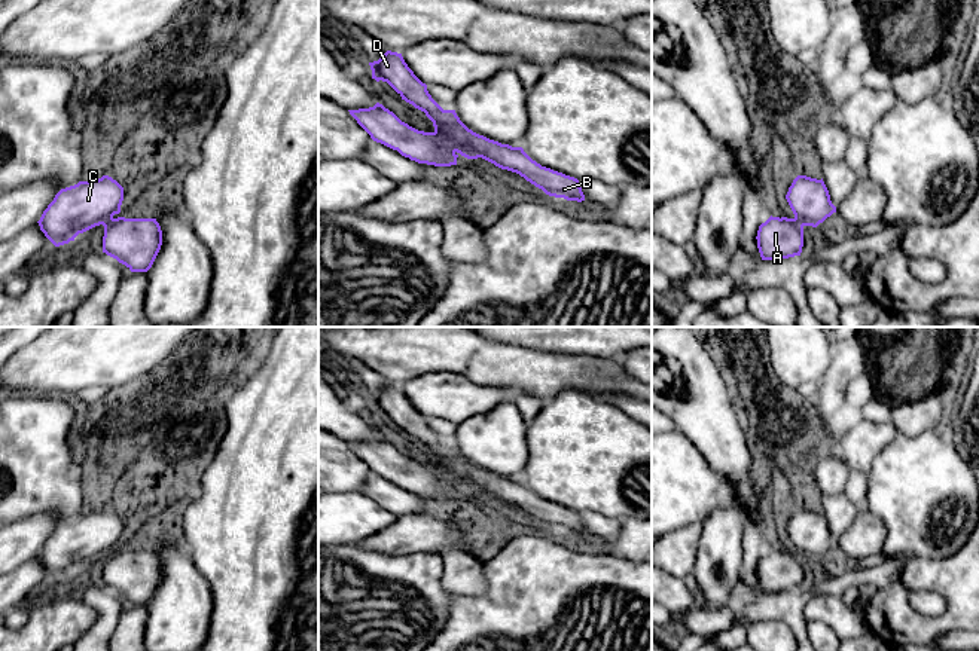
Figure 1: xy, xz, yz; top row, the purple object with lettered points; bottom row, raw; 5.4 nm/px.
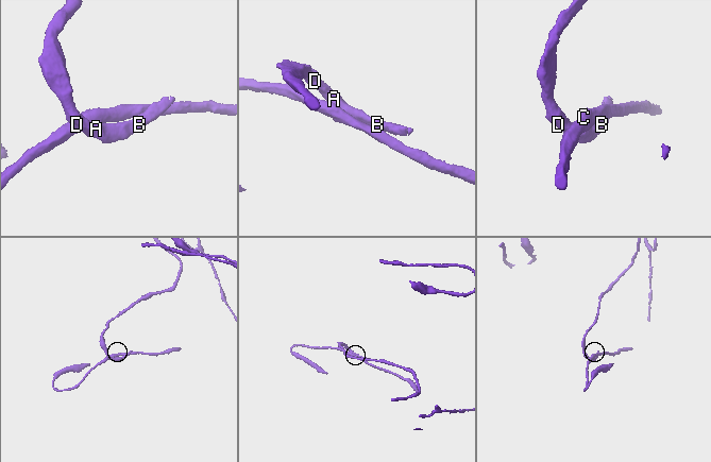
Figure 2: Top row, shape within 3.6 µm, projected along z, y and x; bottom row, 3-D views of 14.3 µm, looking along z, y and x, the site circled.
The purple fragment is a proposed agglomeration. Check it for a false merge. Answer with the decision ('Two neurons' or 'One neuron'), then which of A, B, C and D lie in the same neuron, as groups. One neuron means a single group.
One neuron. Groups: A B C D

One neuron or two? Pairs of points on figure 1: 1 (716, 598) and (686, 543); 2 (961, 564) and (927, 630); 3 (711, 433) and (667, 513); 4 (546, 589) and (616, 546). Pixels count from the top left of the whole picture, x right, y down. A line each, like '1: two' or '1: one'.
1: two
2: one
3: two
4: two

